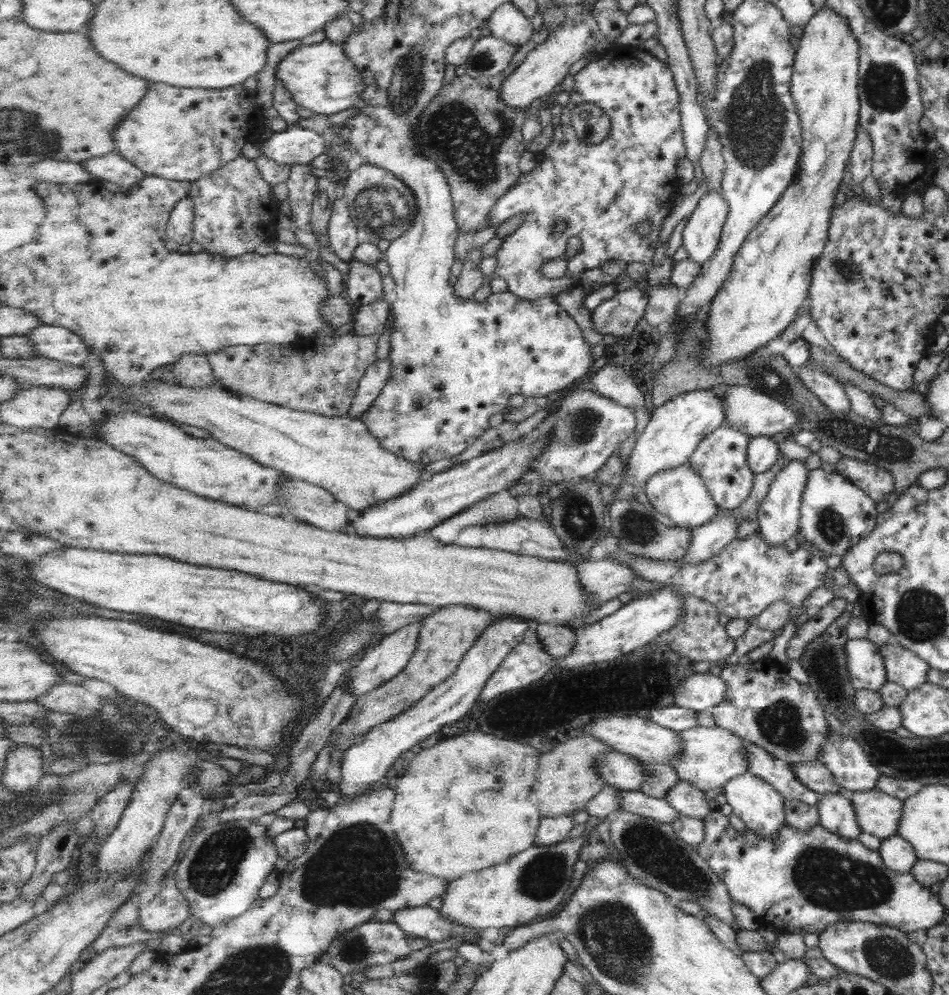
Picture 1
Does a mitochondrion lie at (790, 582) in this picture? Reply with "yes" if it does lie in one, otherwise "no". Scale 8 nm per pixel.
yes

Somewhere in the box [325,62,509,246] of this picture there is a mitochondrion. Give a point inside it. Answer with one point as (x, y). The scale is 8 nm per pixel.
(384, 210)

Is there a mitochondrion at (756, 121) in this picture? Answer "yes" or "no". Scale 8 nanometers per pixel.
yes

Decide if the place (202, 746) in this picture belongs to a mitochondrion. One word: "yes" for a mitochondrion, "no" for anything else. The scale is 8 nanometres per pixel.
no

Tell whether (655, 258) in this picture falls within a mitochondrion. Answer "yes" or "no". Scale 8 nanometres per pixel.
no

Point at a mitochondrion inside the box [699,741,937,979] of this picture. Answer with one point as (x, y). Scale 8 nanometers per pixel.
(833, 880)

